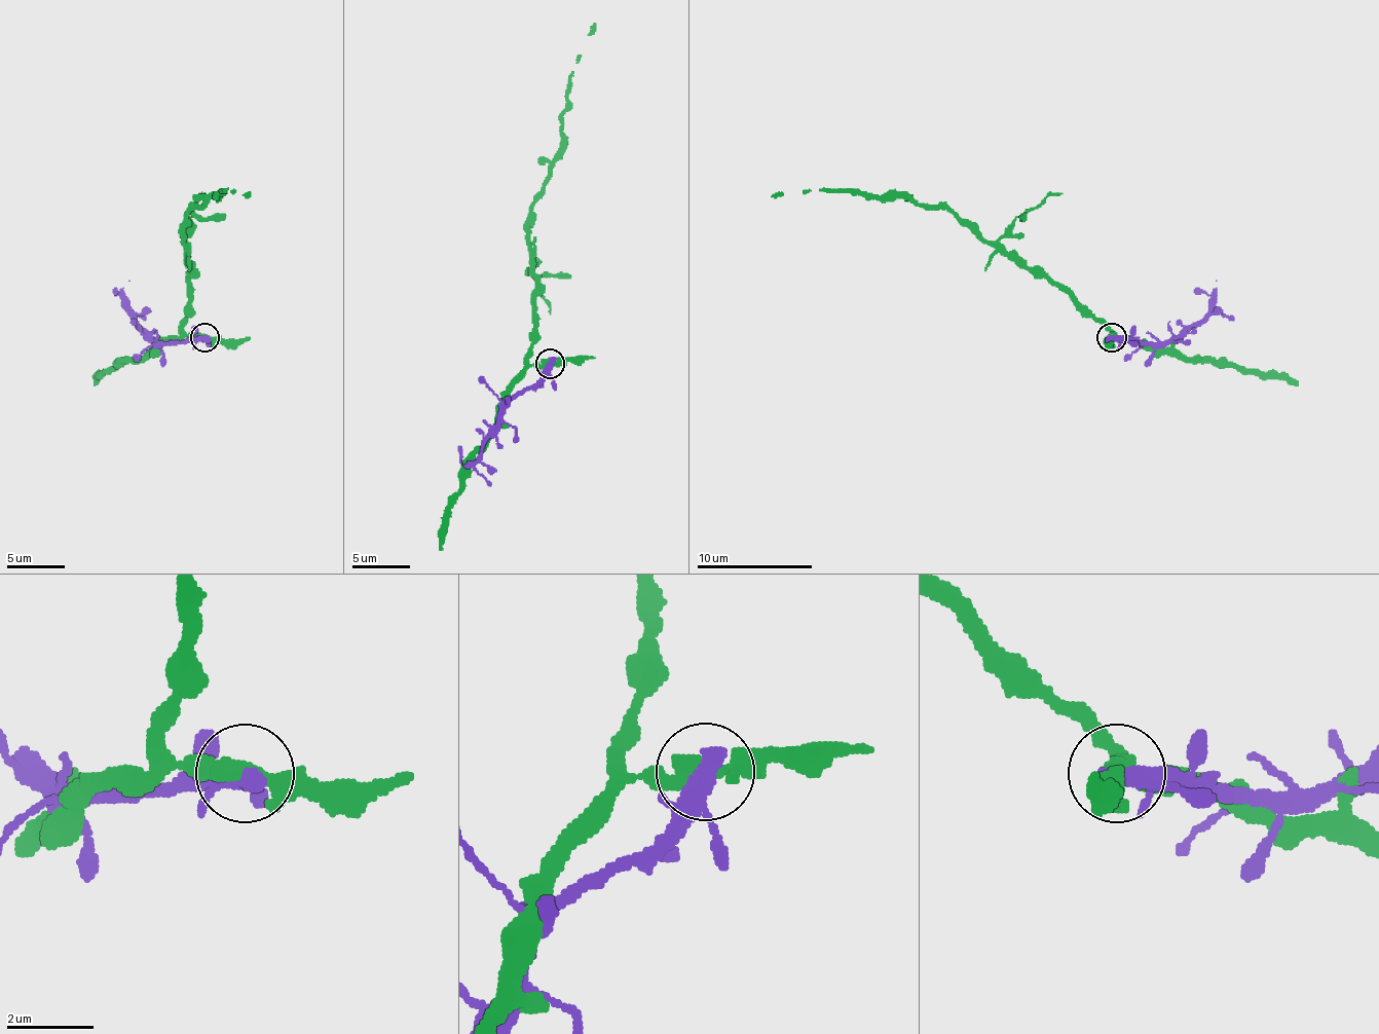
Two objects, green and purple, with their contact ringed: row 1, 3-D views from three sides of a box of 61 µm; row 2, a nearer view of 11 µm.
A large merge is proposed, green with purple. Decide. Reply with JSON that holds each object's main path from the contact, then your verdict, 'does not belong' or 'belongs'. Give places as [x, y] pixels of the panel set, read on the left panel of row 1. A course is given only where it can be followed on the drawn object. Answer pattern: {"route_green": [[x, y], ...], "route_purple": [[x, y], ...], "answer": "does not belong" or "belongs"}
{"route_green": [[206, 336], [182, 331], [191, 279], [185, 217], [228, 188], [249, 197]], "route_purple": [[206, 336], [188, 342], [158, 342], [126, 310], [115, 287]], "answer": "does not belong"}

